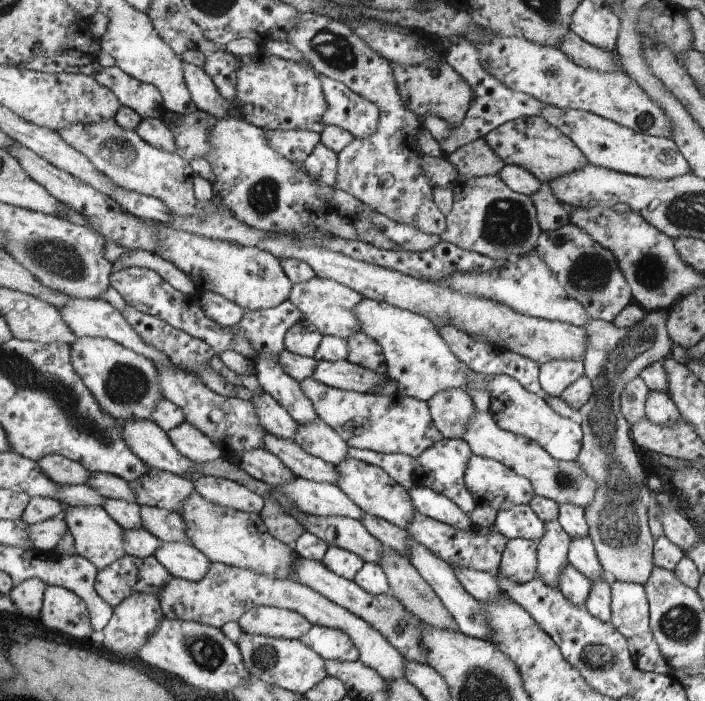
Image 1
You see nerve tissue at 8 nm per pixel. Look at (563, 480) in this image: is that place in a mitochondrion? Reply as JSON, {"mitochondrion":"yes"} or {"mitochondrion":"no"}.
{"mitochondrion":"yes"}

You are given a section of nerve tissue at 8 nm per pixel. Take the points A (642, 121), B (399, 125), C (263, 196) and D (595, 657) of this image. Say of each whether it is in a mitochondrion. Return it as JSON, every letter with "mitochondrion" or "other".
{"A":"other","B":"other","C":"mitochondrion","D":"mitochondrion"}

